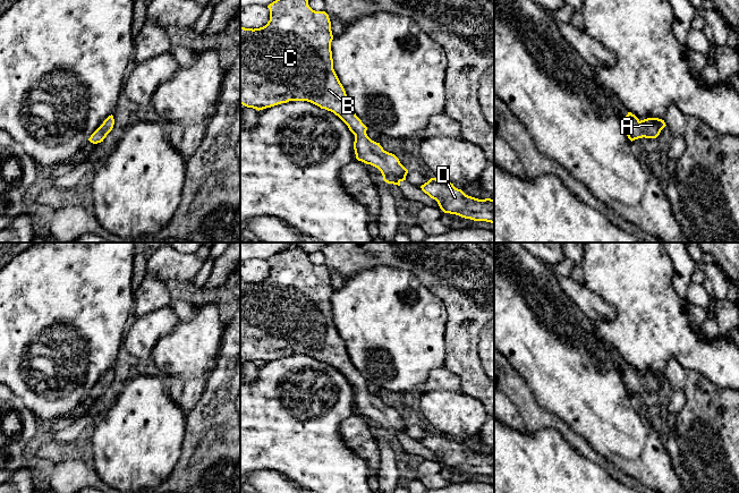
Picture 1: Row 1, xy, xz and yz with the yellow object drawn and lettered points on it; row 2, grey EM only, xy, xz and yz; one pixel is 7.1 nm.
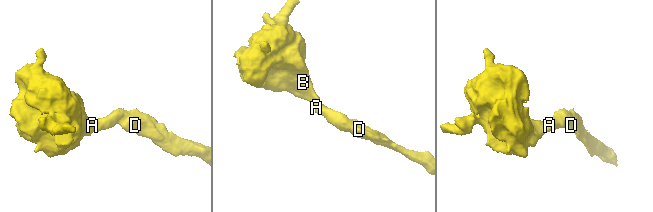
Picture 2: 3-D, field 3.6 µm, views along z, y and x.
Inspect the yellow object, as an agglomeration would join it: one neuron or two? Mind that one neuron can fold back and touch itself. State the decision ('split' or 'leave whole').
leave whole

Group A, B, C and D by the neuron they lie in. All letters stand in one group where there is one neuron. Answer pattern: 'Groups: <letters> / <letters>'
Groups: A B C D

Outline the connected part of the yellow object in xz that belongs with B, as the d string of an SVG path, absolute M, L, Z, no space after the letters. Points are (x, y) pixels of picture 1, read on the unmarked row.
M298 247L281 250L267 262L270 274L265 280L254 283L240 280L240 358L260 365L289 355L307 355L333 366L355 389L356 413L377 422L385 436L400 440L408 424L394 408L367 390L367 381L352 365L333 323L329 269L313 264Z

